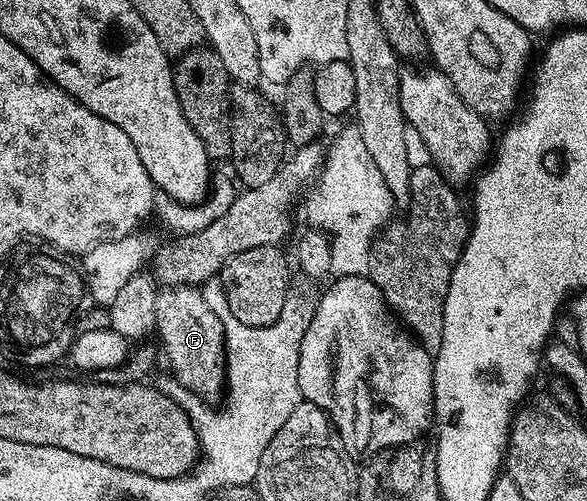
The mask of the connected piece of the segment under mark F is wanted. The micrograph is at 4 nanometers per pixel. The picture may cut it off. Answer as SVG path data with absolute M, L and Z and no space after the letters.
M196 285L161 286L154 301L155 334L164 342L168 363L176 374L175 382L205 401L212 401L226 387L226 352L223 323L206 305L201 288Z

